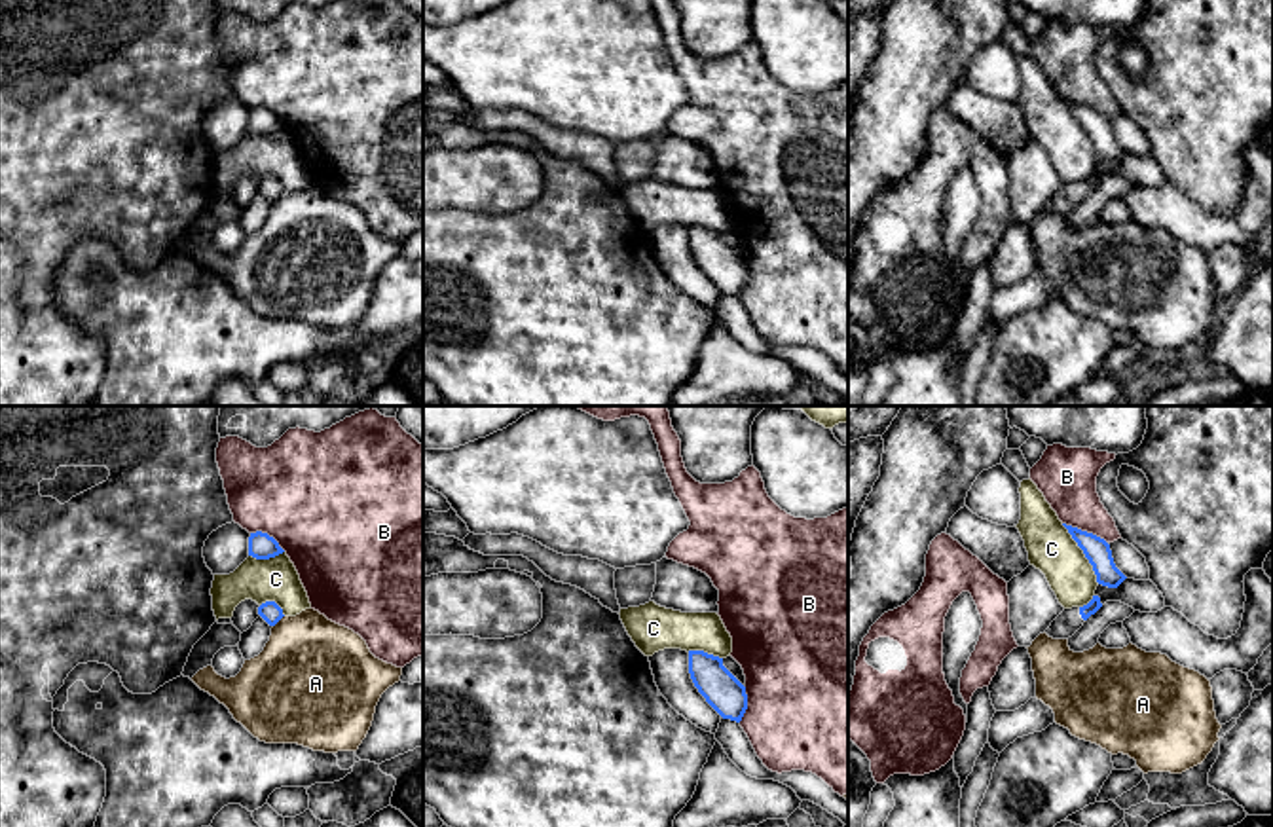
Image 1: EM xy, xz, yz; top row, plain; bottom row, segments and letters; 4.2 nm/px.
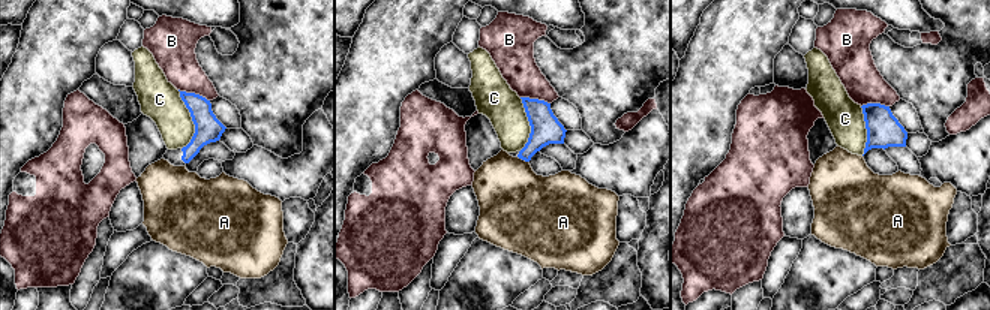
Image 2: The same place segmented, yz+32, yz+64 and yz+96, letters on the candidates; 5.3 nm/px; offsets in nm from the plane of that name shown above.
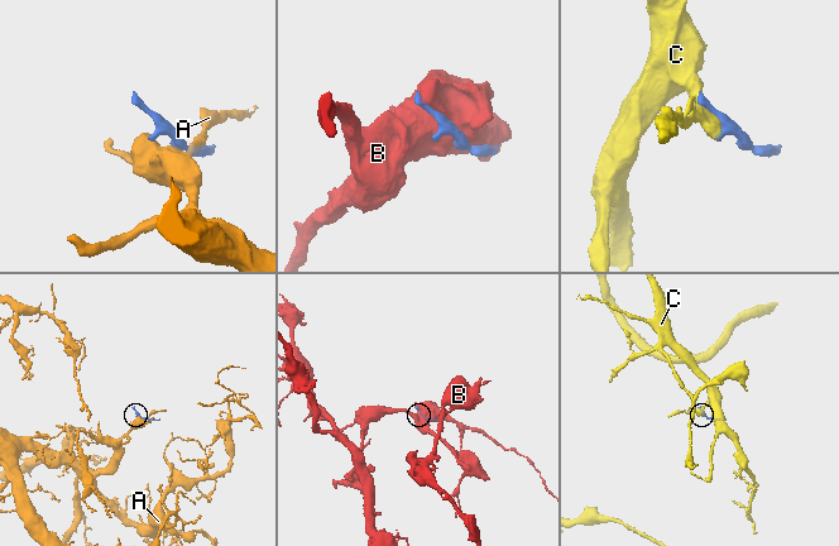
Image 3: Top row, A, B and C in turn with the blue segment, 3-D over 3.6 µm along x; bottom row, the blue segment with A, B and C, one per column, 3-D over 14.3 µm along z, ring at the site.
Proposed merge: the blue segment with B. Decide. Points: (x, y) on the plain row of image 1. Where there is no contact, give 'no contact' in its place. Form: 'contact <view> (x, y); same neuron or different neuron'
contact yz (1086, 107); different neuron

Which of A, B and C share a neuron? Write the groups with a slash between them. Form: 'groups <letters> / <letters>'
groups A / B / C

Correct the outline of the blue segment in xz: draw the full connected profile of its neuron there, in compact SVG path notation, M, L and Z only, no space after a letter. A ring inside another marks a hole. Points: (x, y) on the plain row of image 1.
M689 226L689 248L698 267L723 294L742 296L747 285L746 262L723 241L723 233Z

